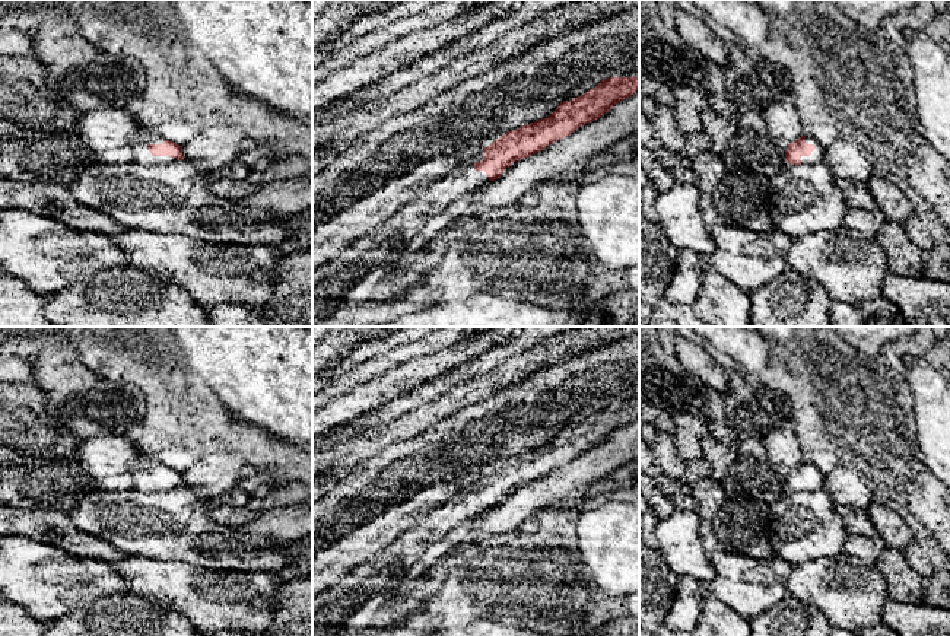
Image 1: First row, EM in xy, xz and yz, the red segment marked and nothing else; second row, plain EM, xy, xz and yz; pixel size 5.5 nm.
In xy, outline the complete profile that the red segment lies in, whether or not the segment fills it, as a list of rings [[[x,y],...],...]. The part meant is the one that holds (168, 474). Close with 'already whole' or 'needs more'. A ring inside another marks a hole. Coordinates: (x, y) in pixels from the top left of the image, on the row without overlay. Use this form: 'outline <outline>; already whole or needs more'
outline [[[155,458],[137,459],[124,476],[123,483],[143,493],[184,487],[182,473],[165,467]]]; needs more

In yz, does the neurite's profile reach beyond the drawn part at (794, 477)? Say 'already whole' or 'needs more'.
needs more

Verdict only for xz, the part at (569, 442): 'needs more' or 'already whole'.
needs more

